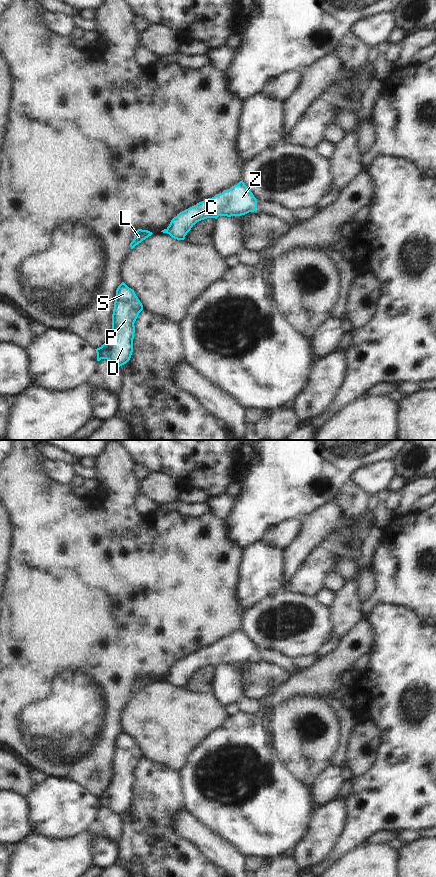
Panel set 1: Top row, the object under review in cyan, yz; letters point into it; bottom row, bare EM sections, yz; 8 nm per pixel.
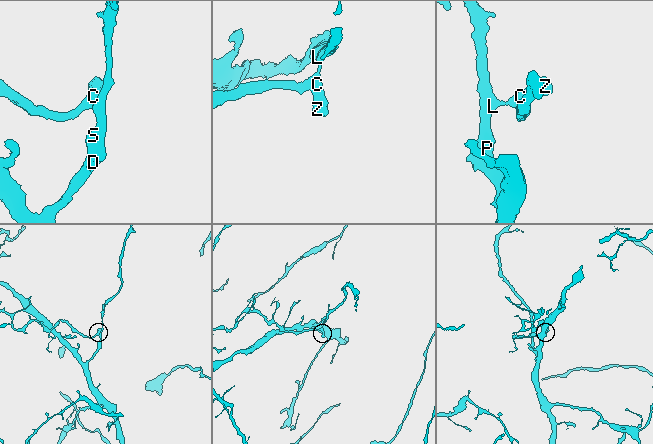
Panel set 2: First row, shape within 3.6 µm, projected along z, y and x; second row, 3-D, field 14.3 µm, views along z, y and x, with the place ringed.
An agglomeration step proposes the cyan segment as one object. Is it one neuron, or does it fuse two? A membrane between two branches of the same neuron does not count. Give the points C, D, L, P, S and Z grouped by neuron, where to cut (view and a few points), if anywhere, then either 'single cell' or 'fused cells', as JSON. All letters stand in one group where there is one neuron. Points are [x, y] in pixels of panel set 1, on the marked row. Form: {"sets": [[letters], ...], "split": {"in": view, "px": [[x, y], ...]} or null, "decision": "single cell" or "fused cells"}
{"sets": [["C", "Z"], ["D", "L", "P", "S"]], "split": {"in": "yz", "px": [[166, 229], [167, 232]]}, "decision": "fused cells"}

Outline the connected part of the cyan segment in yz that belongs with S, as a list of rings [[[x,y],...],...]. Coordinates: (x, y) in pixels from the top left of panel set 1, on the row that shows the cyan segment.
[[[122,282],[117,290],[112,314],[112,329],[107,341],[95,349],[97,361],[109,360],[114,366],[126,364],[133,352],[134,323],[143,305],[133,289]]]

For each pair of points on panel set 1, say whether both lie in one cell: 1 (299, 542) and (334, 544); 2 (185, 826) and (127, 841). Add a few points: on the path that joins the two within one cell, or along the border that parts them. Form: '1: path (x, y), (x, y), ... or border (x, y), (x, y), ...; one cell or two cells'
1: border (335, 524), (332, 530), (305, 560); two cells
2: border (184, 809), (174, 817), (174, 830), (193, 844); two cells

